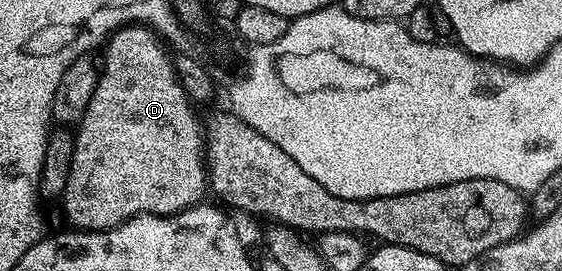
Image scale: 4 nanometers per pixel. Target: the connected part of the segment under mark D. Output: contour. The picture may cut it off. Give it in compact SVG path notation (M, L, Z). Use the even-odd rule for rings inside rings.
M125 25L114 31L104 44L105 64L100 64L91 105L87 105L84 117L76 124L71 173L65 175L65 215L74 228L106 231L137 215L174 215L196 207L206 198L203 129L189 104L190 96L177 80L174 60L171 55L169 59L160 42L148 26Z

